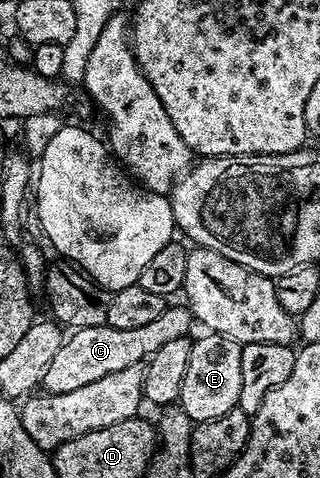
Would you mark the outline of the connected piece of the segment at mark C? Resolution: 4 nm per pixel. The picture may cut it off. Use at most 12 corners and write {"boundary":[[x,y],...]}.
{"boundary":[[192,312],[148,326],[103,323],[66,335],[40,387],[67,394],[148,361],[189,336]]}

